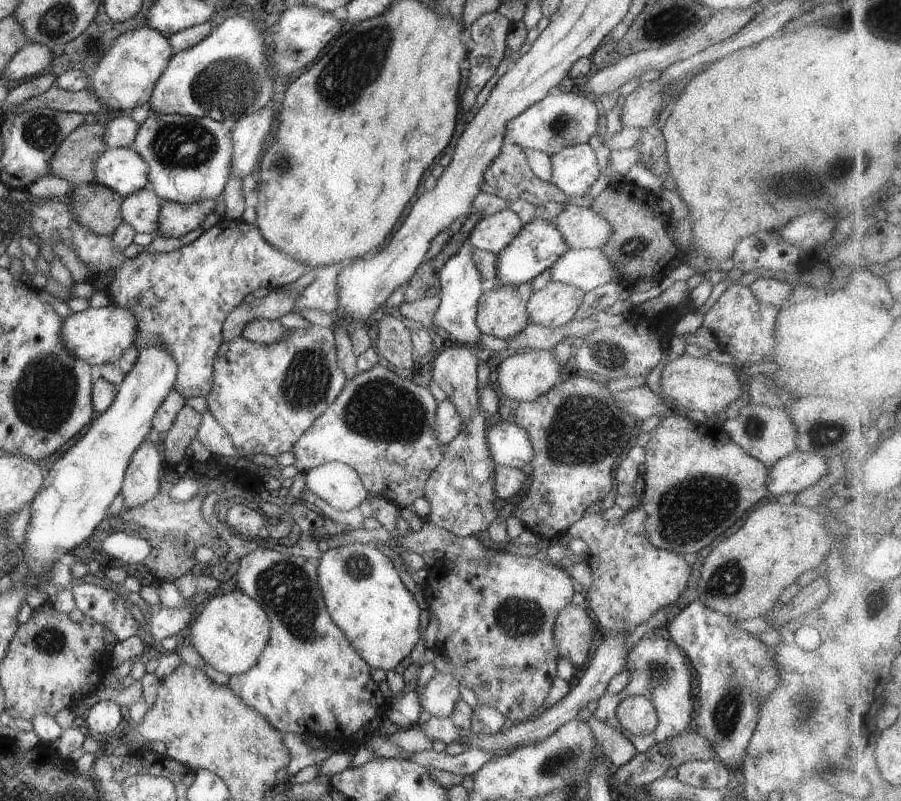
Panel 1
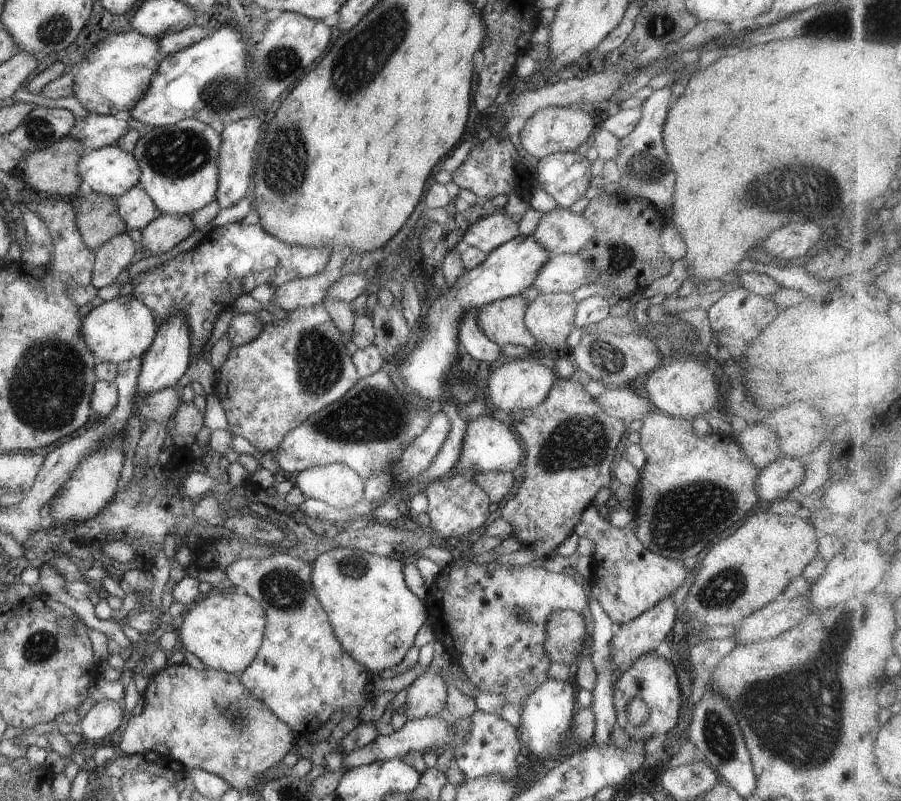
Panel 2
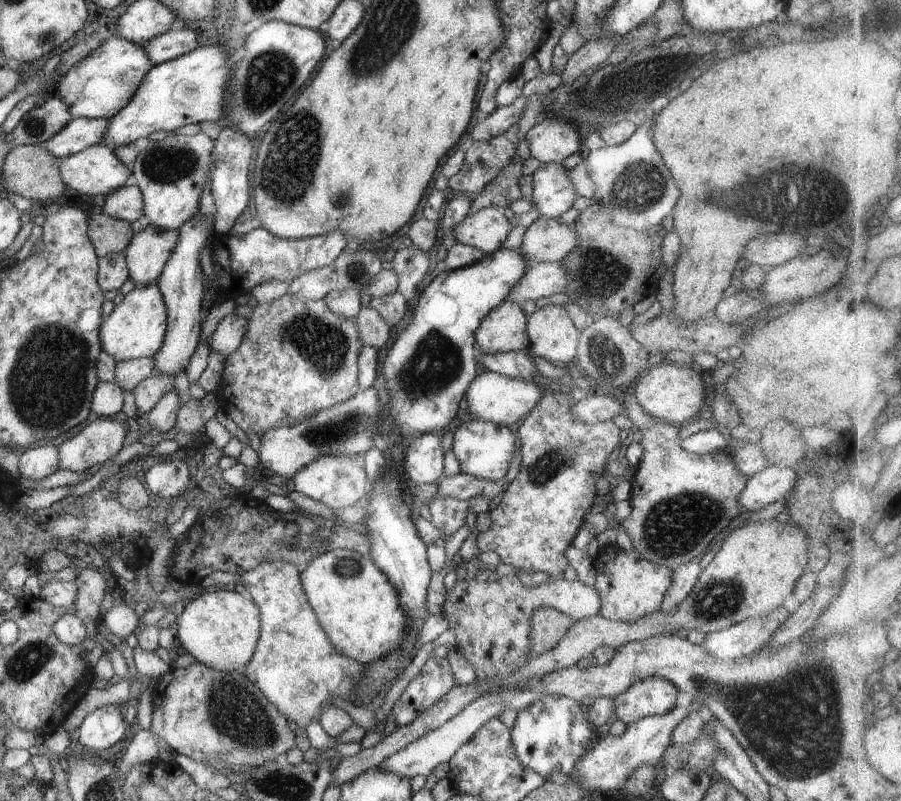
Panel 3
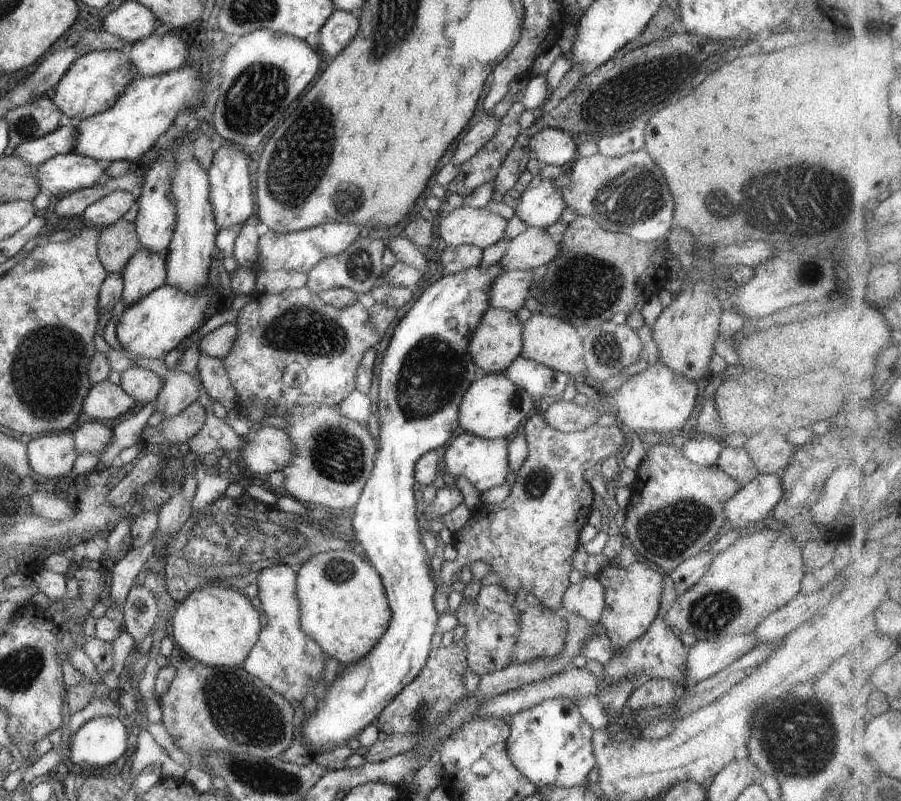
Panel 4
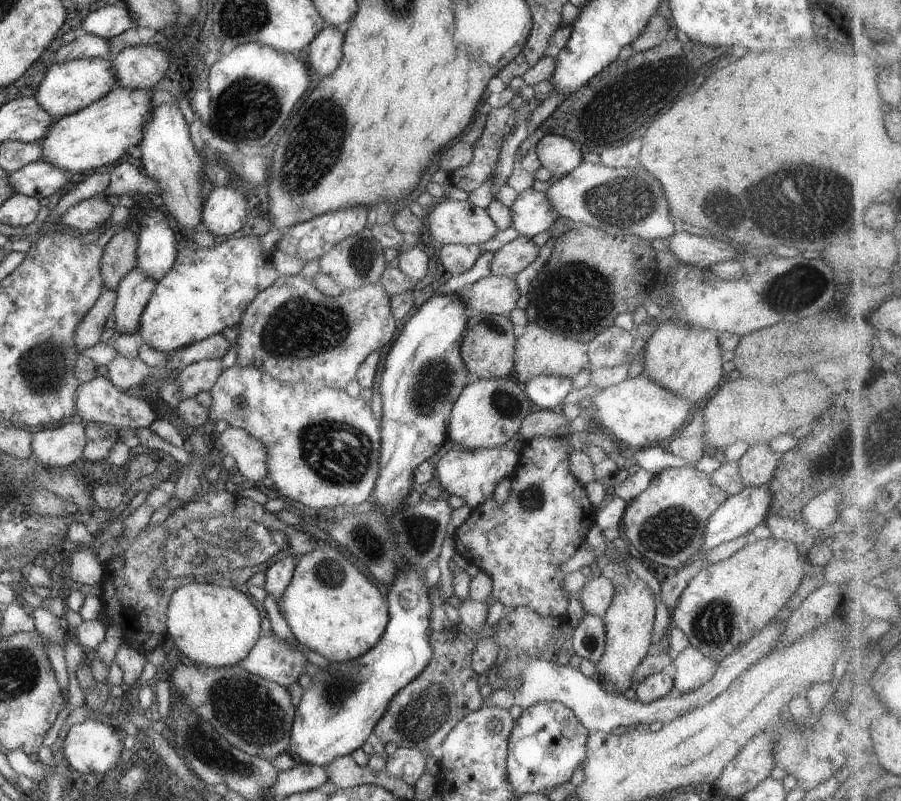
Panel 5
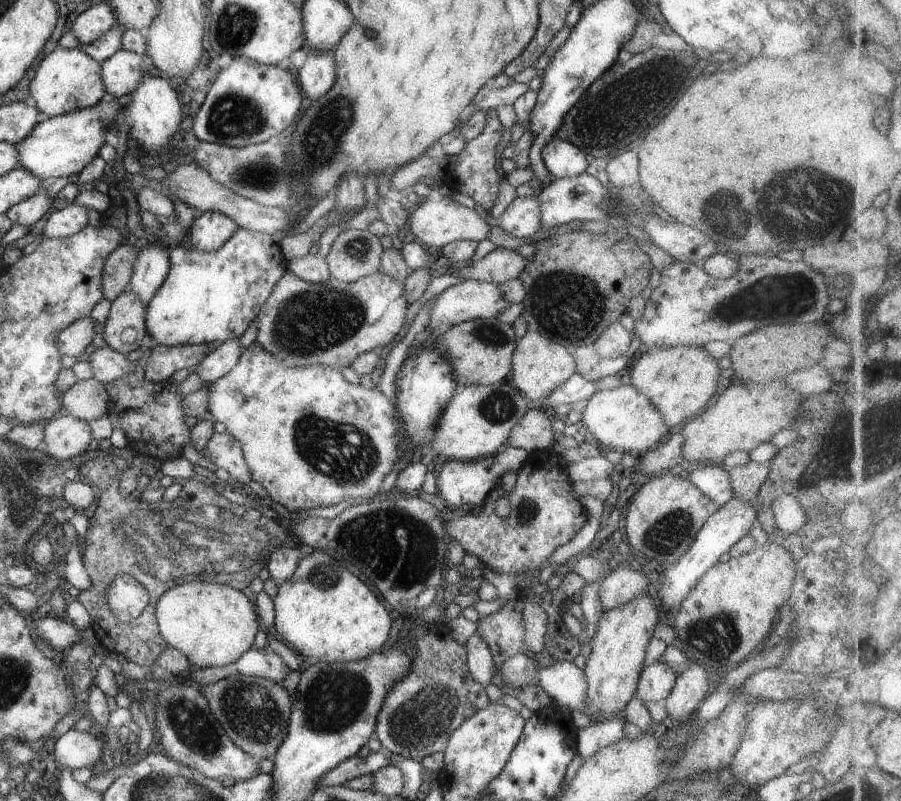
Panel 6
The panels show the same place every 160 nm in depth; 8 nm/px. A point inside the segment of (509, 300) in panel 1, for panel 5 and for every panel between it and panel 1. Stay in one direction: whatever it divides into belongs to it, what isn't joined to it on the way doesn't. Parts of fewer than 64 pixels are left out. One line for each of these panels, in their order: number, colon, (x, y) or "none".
2: (503, 321)
3: (504, 329)
4: (497, 341)
5: (488, 344)

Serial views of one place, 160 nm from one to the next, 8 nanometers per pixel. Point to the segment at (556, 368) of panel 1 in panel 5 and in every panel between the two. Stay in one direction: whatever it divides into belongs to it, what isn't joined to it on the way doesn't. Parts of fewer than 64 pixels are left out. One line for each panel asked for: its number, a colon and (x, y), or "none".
2: (524, 383)
3: (491, 397)
4: (493, 407)
5: (488, 413)

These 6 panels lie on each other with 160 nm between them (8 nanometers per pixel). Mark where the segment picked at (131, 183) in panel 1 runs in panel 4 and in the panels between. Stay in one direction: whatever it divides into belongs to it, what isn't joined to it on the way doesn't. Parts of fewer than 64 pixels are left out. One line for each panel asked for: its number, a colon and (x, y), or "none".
2: (109, 170)
3: (95, 171)
4: (64, 174)

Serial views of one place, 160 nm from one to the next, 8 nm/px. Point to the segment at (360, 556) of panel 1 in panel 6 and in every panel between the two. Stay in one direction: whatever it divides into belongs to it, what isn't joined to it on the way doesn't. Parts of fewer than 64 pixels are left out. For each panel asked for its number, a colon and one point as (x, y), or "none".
2: (374, 615)
3: (358, 609)
4: (343, 607)
5: (331, 607)
6: (323, 610)

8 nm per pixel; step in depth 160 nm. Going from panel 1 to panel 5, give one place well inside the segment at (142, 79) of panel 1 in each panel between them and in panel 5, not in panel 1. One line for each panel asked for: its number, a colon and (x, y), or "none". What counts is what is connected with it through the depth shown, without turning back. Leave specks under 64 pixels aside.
2: (114, 76)
3: (98, 86)
4: (93, 83)
5: (67, 87)

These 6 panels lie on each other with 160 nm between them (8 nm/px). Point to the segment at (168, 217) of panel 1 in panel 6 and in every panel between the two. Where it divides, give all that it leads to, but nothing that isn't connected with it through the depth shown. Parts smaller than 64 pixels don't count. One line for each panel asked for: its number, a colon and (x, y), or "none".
2: (163, 233)
3: (149, 250)
4: (145, 271)
5: (134, 292)
6: (124, 329)

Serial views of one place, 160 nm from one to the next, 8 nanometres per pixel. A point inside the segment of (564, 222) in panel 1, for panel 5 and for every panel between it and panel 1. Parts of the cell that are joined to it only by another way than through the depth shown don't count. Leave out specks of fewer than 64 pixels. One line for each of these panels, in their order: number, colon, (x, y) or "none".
2: (561, 230)
3: (546, 240)
4: (535, 248)
5: (511, 259)

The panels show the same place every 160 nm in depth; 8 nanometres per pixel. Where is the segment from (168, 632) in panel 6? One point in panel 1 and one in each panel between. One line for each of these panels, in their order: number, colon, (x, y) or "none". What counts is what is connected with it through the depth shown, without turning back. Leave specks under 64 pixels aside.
1: (231, 631)
2: (225, 630)
3: (220, 629)
4: (217, 626)
5: (214, 626)

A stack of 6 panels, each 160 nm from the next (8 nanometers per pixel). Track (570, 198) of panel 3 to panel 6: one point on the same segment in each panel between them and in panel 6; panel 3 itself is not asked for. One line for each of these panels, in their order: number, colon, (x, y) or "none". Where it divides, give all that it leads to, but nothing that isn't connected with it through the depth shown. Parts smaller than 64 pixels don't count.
4: (541, 204)
5: (531, 213)
6: (521, 219)

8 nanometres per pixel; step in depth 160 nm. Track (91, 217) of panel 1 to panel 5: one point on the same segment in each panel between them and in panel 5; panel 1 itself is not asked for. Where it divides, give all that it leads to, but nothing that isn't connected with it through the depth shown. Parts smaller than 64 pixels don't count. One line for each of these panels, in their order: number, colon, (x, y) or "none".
2: (96, 215)
3: (107, 235)
4: (118, 243)
5: (119, 256)

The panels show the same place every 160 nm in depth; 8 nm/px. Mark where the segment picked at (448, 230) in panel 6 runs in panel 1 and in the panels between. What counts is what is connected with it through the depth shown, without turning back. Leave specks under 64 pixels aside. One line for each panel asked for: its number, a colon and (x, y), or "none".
1: (492, 233)
2: (489, 232)
3: (486, 230)
4: (482, 228)
5: (449, 222)

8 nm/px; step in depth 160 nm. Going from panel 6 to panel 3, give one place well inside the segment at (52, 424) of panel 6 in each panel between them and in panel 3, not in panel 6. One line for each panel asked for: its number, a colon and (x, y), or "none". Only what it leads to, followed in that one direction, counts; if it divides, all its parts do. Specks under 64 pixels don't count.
3: (37, 462)
4: (53, 455)
5: (62, 446)

